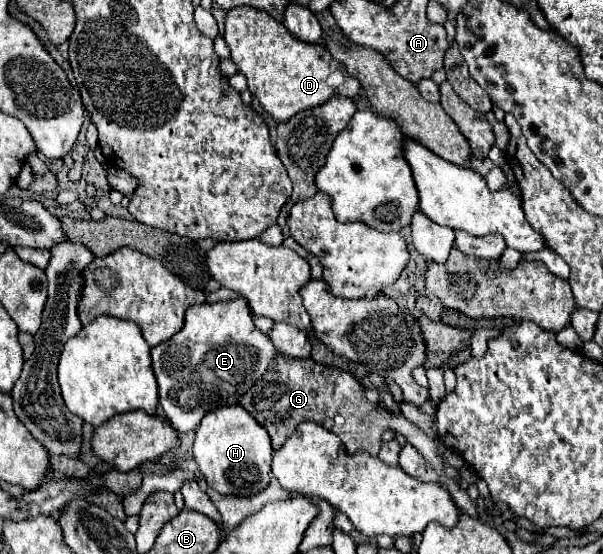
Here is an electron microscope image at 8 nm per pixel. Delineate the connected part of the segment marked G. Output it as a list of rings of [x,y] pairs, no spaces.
[[[277,354],[271,360],[265,376],[261,376],[261,380],[257,380],[257,384],[253,384],[253,388],[249,388],[249,392],[245,392],[245,396],[241,396],[239,404],[269,432],[269,436],[273,440],[273,450],[281,448],[283,442],[287,440],[287,436],[293,434],[301,422],[313,420],[313,422],[325,426],[327,430],[335,432],[343,440],[343,444],[349,452],[365,450],[365,452],[377,456],[377,452],[381,448],[383,432],[393,428],[399,434],[403,434],[407,438],[407,442],[413,444],[423,454],[423,458],[439,474],[441,484],[449,488],[449,492],[451,492],[453,500],[457,502],[457,506],[461,508],[461,512],[469,514],[469,516],[477,516],[475,504],[471,502],[467,490],[463,490],[451,476],[447,476],[443,472],[445,464],[439,454],[439,440],[421,432],[403,414],[393,414],[393,412],[383,410],[381,406],[369,402],[365,398],[365,388],[347,370],[317,364],[311,358],[299,360],[299,358],[289,358],[289,356]]]

